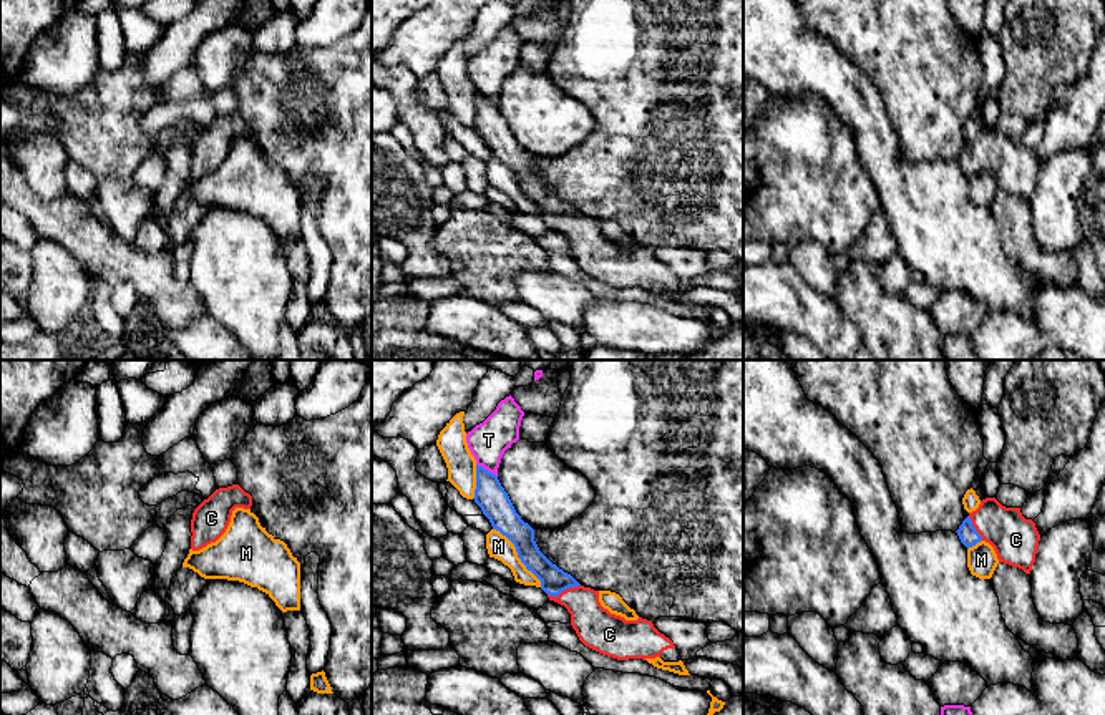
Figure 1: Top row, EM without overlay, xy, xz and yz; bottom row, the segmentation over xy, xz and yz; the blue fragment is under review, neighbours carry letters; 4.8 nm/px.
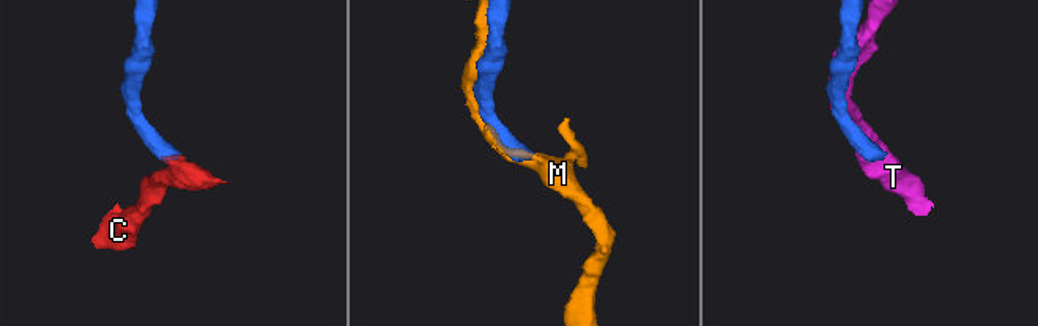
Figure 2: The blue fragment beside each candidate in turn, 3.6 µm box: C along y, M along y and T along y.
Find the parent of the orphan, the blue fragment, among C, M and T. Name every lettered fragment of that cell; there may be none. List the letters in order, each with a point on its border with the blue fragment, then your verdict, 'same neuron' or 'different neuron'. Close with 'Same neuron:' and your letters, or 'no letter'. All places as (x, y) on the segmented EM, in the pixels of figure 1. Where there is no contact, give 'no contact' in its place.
C: meets blue in xz at (563, 589); same neuron
M: meets blue in xz at (518, 556); different neuron
T: meets blue in xz at (486, 470); different neuron
Same neuron: C

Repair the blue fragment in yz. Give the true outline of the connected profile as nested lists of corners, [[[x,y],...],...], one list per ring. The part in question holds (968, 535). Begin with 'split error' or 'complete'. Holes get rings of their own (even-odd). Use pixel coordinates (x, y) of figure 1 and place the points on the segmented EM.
split error; [[[986,498],[956,533],[967,549],[986,541],[999,562],[1030,574],[1040,534],[1035,523],[1022,516],[1020,508],[1005,508],[995,498]]]

